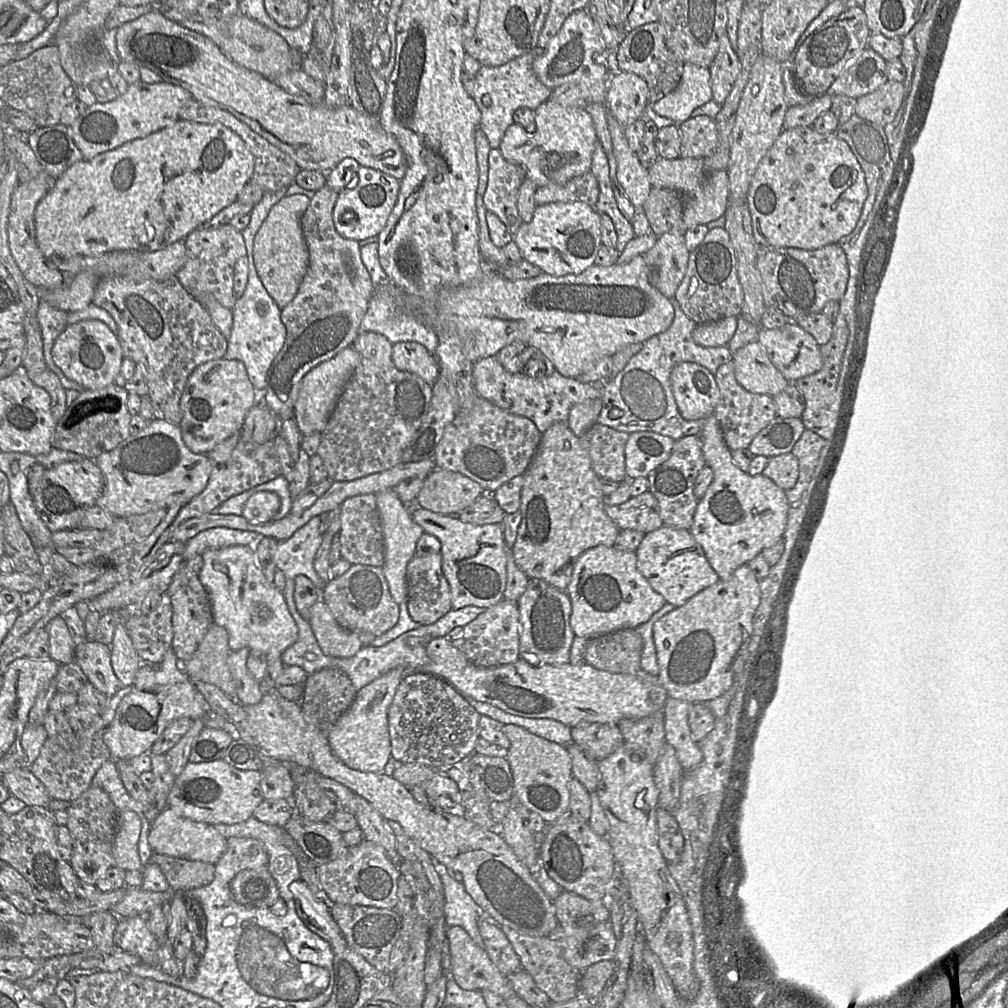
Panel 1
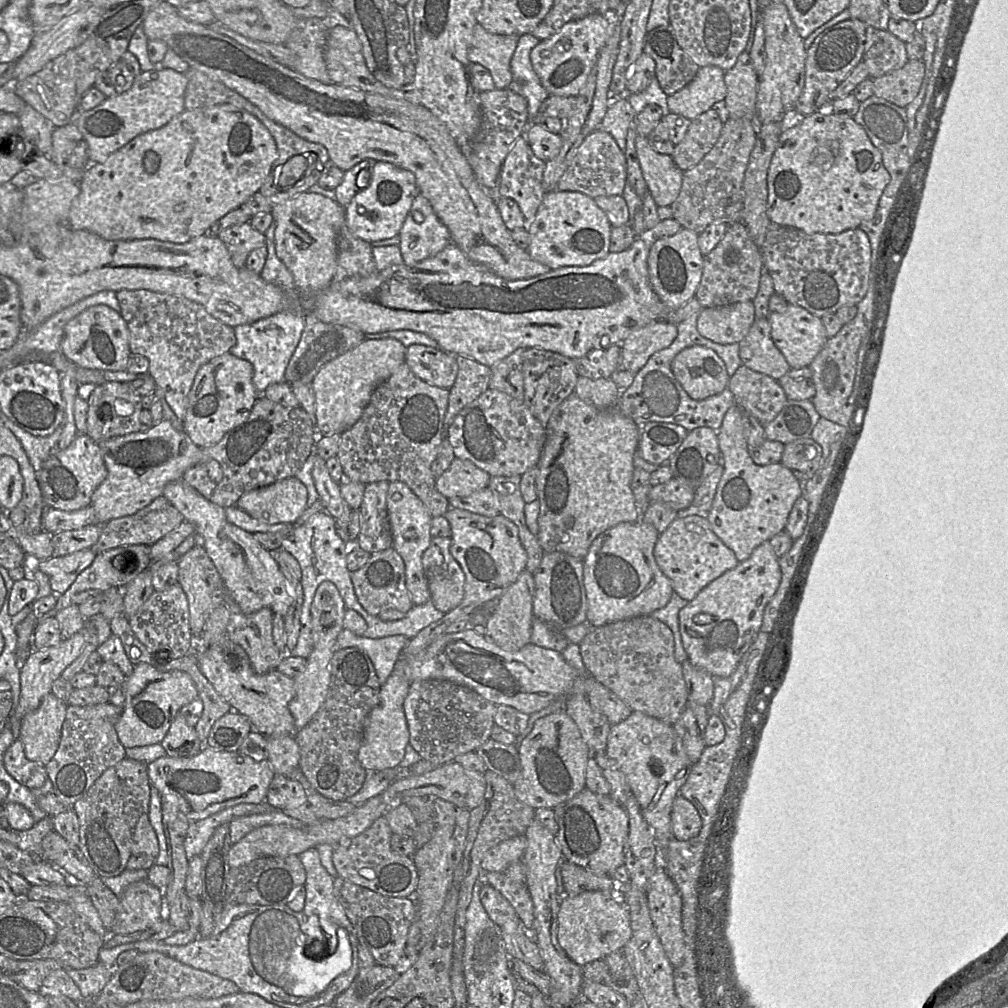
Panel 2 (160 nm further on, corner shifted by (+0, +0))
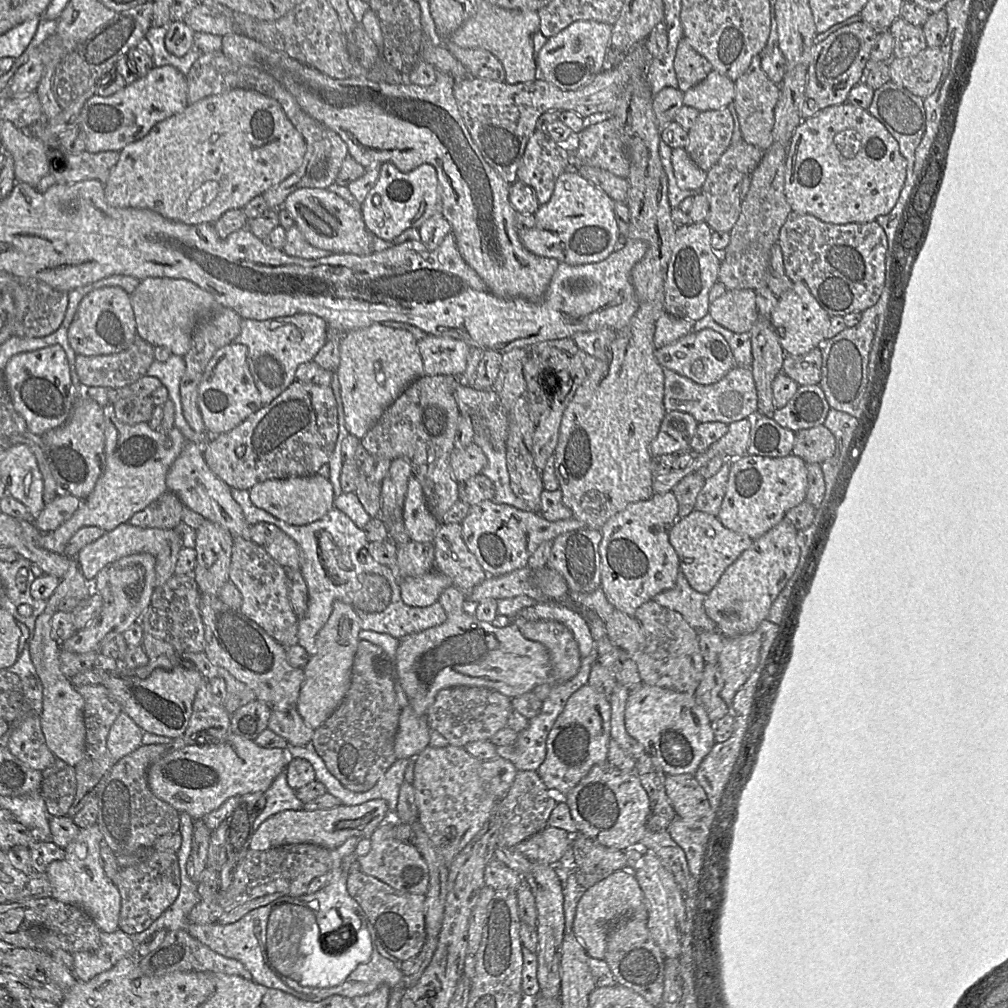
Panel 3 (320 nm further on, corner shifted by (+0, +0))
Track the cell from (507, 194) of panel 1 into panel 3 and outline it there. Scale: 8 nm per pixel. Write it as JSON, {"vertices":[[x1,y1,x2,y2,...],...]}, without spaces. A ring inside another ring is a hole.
{"vertices":[[535,130,520,160,517,181,532,187,543,205,551,198,558,177,571,166,569,145,557,144,544,132]]}

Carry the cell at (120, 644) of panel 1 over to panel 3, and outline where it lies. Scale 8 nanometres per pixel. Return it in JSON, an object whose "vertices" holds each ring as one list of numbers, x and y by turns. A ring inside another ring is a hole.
{"vertices":[[122,711,112,724,107,736,107,750,117,762,142,746,144,732]]}

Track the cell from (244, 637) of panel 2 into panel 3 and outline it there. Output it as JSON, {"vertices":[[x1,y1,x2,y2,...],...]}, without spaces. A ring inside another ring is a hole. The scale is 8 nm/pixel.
{"vertices":[[235,538,229,581,242,595,242,604,239,609,245,616,256,622,284,647,288,648,297,644,299,619,289,600,286,569,268,554,265,547,253,543,250,539]]}

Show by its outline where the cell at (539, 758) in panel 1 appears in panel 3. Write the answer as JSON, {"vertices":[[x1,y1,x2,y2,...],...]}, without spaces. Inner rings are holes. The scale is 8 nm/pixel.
{"vertices":[[585,684,567,700,546,740,546,758,537,773,551,792,568,793,594,765,607,760,611,730,611,703,596,688]]}

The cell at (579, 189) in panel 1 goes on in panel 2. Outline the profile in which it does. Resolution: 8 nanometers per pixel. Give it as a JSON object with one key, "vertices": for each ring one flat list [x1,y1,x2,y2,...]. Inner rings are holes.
{"vertices":[[597,129,578,147,569,166,560,177,554,189,576,191,595,199,600,196,621,195,627,181,624,151,607,132]]}

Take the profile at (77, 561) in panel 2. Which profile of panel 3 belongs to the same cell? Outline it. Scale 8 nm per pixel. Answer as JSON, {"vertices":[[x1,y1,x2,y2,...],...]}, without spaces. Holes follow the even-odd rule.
{"vertices":[[125,522,86,545,74,558,84,578,92,582,101,569,125,556,148,553,156,557,172,539,174,533,174,529,141,528]]}

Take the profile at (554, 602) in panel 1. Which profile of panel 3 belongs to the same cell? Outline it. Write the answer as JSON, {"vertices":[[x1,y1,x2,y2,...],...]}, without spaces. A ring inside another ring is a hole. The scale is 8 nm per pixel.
{"vertices":[[581,529,565,532,555,539,546,566,559,572,566,580,570,593,588,593,600,587,601,558,599,545,602,540,601,529]]}

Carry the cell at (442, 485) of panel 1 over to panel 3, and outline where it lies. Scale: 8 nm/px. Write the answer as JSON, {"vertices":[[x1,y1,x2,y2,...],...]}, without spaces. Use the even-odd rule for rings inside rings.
{"vertices":[[472,441,463,449,454,449,451,458,452,476,457,482,482,473,487,459,482,449]]}

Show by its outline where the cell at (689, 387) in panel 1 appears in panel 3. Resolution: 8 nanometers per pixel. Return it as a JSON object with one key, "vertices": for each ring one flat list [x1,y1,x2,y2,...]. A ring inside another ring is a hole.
{"vertices":[[710,328,697,332,691,331,678,340,656,349,655,357,663,368,702,385,720,381,735,366,734,356,728,342,722,334]]}

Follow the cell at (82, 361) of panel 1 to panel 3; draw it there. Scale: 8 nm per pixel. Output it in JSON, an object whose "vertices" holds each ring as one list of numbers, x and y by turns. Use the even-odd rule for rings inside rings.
{"vertices":[[102,287,89,292,80,302,68,331,67,339,77,355,97,356,127,349,136,336,136,322,131,296,121,287]]}

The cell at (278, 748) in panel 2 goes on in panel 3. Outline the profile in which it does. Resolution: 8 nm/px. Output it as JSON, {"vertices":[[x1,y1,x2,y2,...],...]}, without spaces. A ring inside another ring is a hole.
{"vertices":[[296,706,283,711,272,710,267,728,283,737,291,747,310,743,314,734,314,729,305,725]]}

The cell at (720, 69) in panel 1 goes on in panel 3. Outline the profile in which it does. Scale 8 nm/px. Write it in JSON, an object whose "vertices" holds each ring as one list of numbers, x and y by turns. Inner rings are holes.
{"vertices":[[761,57,752,58,748,69,735,82,735,98,732,102,738,114,742,138,745,142,768,151,774,144,774,110,780,96,780,86,773,83,761,68]]}

